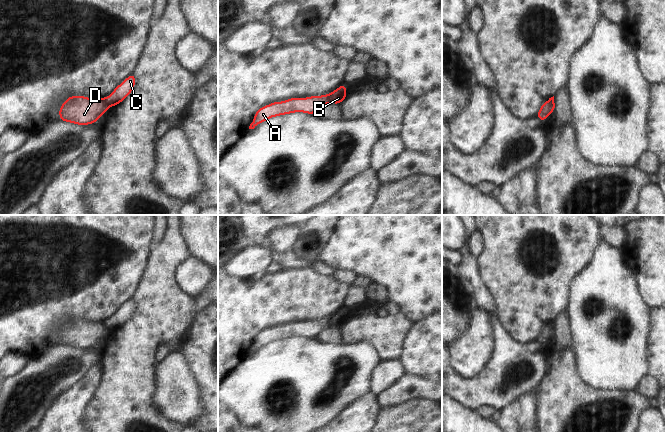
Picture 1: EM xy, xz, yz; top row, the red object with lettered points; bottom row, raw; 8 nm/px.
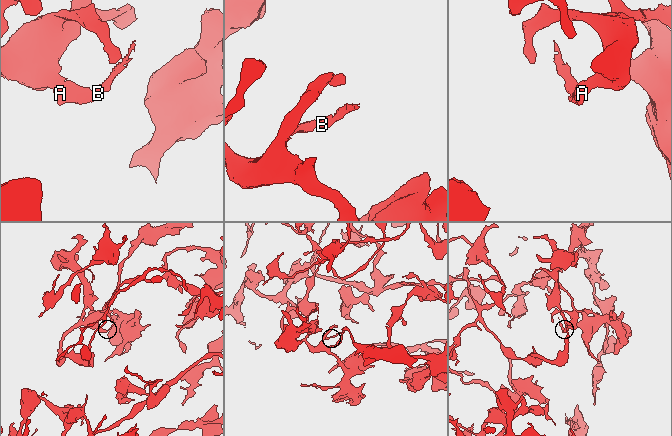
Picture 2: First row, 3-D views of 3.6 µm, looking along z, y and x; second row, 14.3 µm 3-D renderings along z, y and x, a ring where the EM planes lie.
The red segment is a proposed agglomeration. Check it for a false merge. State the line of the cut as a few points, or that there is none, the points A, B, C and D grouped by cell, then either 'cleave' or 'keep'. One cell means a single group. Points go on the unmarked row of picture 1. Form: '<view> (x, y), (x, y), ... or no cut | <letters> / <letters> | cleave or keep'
xy (102, 322), (108, 329) | A D / B C | cleave

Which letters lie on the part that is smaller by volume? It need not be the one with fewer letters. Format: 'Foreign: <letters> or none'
Foreign: B, C

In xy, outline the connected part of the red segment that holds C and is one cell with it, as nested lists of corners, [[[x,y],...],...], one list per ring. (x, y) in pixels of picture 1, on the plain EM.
[[[132,297],[129,301],[126,302],[120,309],[118,309],[114,315],[110,318],[109,321],[105,321],[104,326],[108,330],[115,331],[117,328],[122,326],[133,314],[135,310],[135,299]]]

